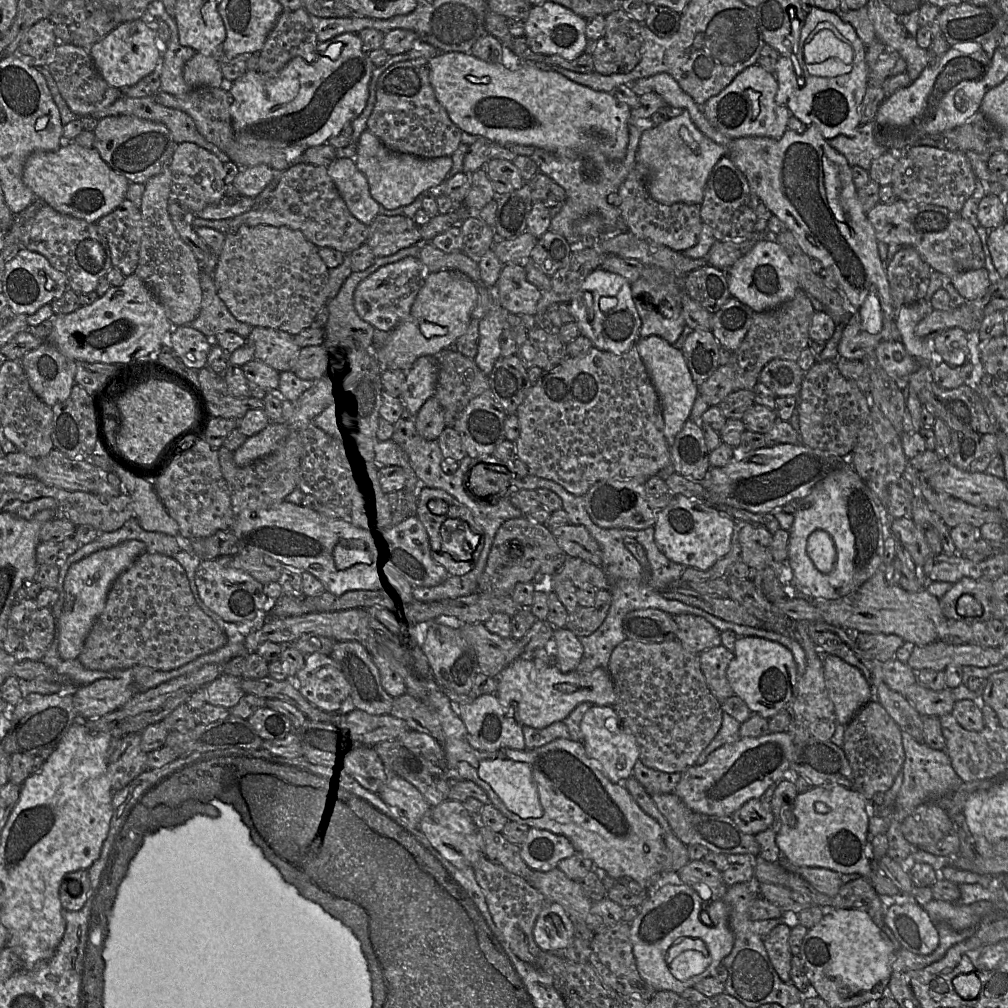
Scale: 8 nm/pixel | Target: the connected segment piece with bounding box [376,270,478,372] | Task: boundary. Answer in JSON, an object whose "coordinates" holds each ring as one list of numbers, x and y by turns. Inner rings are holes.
{"coordinates":[[456,270,428,273,409,316,390,331,384,345,376,351,376,360,380,369,395,369,406,372,419,357,438,357,445,350,453,348,457,339,467,331,477,301,478,287,466,274]]}

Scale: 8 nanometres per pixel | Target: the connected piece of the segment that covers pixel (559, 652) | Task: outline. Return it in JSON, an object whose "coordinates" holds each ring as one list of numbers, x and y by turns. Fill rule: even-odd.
{"coordinates":[[563,627,554,629,552,639,555,665,562,673,576,671,584,653,580,638]]}

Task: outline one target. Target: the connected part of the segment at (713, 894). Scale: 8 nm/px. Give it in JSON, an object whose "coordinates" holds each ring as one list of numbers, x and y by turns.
{"coordinates":[[690,860,677,875,681,883,693,888,704,901,722,899,729,888,721,872,702,860]]}

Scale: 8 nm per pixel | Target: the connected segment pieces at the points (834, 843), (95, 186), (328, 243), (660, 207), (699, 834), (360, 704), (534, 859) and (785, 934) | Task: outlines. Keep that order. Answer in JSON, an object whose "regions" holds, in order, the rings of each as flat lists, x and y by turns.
{"regions":[[[840,785,812,786,798,793,793,803,795,825,782,824,776,845,782,855,797,866,820,867,839,874,857,873,868,879,882,896,895,896,899,888,871,860,866,800,853,788]],[[65,143,56,151,31,154,24,165,23,181,36,199,57,212,96,223,125,199,130,181,113,171,94,148]],[[301,161,293,162,286,170,276,172,276,176,269,185,273,182,275,182,275,187,269,199,263,203,263,207,250,210,232,219,224,219,228,222,229,230,222,231,222,233,235,232,242,226,288,227,300,231,318,248,332,248,345,255,350,255,366,243,368,226,350,213,328,175,327,167,310,165]],[[636,163,618,191,610,194,607,201,619,208,621,219,628,231,639,239,665,246,675,252,685,251,698,242,703,225,699,207,688,203,665,205,655,201,648,193,645,180,636,169]],[[675,793,651,795,658,810,668,821,674,834,686,846,700,844,710,852,719,854,752,854,758,855,760,847,755,835,743,833,731,817,706,815,688,808]],[[356,641,335,643,332,652,328,656,335,661,350,685,350,705,354,709,371,715,390,714,393,698,382,687,379,671,370,654,361,643]],[[538,828,529,829,520,849,521,857,527,866,541,872,557,868,561,860,576,853,572,843,565,836]],[[779,924,774,927,764,940,773,968,785,983,790,982,791,959,793,954,789,946,791,927]]]}

